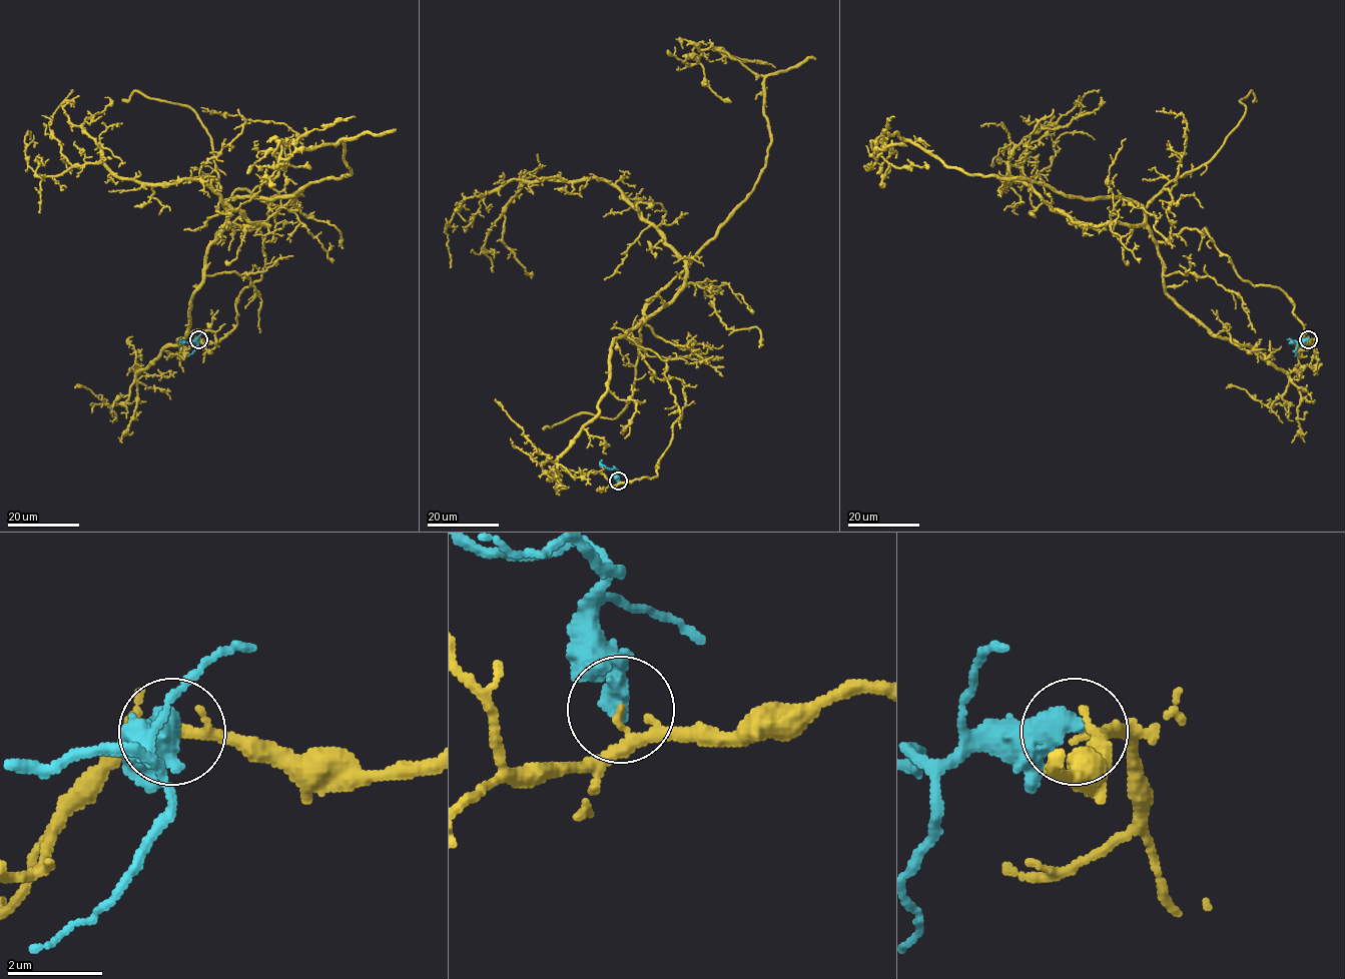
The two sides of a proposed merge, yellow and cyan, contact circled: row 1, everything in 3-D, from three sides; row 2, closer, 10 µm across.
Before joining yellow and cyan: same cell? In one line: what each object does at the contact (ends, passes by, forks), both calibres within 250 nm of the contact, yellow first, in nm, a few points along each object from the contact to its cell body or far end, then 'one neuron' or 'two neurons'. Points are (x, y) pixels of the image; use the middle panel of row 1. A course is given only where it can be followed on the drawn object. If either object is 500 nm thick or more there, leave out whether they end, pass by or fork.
130 nm thick on the yellow side, 550 nm on the other; yellow runs (618, 480), (657, 475), (686, 401), (631, 330), (766, 165), (764, 77), (697, 44), (705, 83), (731, 101); cyan runs (618, 480), (616, 469), (607, 468), (600, 463), (602, 459); two neurons

